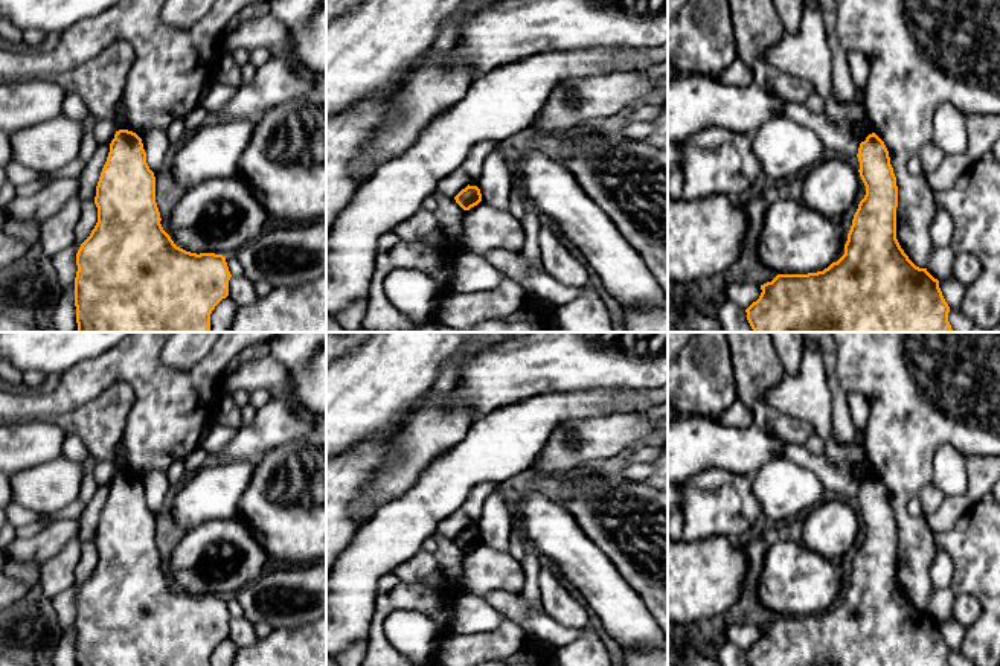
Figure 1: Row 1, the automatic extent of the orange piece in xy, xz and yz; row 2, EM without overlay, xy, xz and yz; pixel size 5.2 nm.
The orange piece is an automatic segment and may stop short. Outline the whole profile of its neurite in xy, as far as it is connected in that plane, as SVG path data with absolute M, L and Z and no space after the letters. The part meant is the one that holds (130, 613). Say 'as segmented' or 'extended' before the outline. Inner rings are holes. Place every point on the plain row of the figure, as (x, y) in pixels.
as segmented | M119 471L110 485L102 509L95 546L98 564L76 594L75 648L78 666L210 666L215 648L229 637L232 619L226 597L191 594L174 585L163 572L155 544L155 518L146 504L142 480Z

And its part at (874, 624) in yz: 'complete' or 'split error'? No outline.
complete

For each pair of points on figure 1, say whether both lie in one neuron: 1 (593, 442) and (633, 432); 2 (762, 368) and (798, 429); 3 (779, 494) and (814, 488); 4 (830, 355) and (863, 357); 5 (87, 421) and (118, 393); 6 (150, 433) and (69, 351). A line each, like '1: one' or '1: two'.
1: one
2: one
3: one
4: two
5: one
6: two

